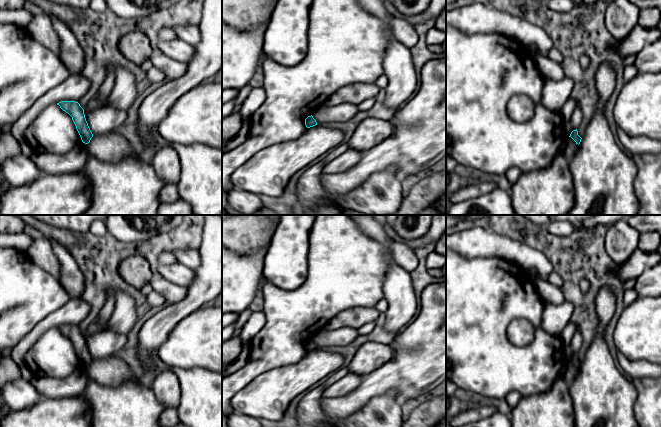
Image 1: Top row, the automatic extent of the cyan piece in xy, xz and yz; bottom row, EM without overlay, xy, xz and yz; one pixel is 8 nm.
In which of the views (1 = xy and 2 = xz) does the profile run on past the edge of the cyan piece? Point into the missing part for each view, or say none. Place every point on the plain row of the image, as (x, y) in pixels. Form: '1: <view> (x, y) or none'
1: none
2: none

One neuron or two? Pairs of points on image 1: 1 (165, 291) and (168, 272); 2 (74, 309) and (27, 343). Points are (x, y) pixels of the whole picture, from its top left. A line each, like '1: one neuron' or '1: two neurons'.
1: two neurons
2: one neuron

